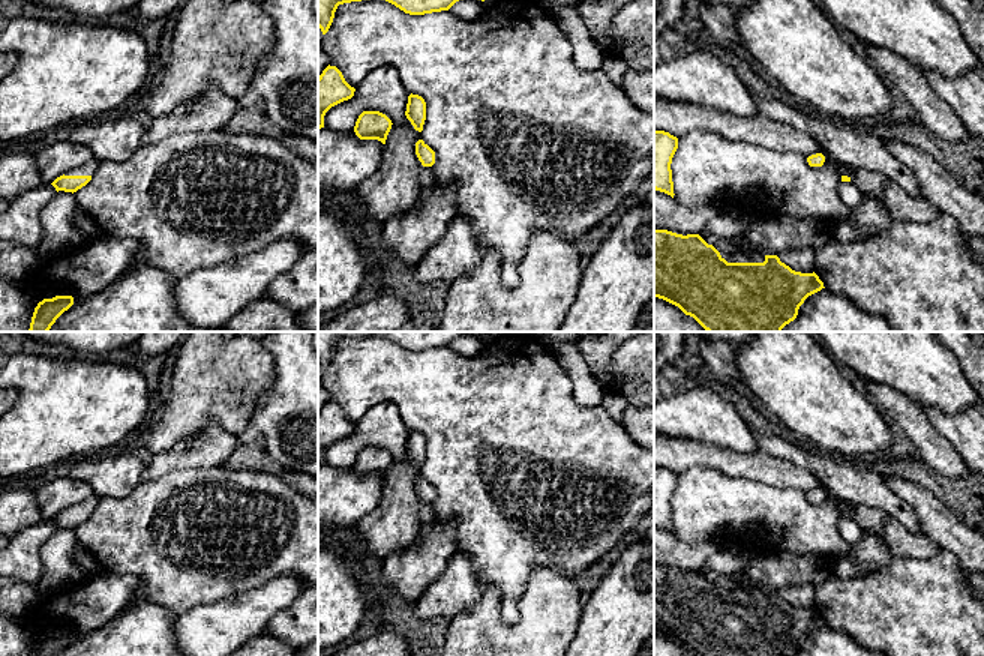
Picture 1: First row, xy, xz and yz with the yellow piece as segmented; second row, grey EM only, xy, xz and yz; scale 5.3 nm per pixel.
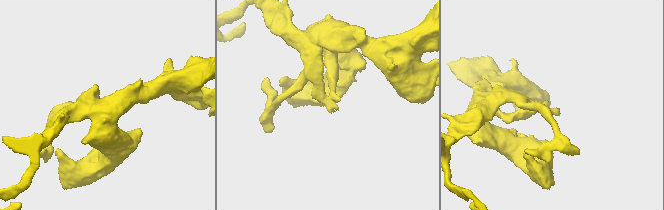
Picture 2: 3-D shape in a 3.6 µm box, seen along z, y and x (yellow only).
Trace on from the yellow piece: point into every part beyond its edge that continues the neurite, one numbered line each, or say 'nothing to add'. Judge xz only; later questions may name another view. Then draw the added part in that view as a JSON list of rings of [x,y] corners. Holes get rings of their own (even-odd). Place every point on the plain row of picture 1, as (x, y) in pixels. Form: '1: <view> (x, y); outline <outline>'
1: xz (426, 517); outline [[[423,503],[422,509],[420,509],[420,516],[418,516],[418,524],[420,524],[420,534],[426,533],[430,527],[430,524],[434,522],[435,518],[435,512],[430,506],[430,503]]]

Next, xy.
1: xy (89, 505); outline [[[92,495],[86,498],[84,501],[81,501],[80,504],[74,504],[64,509],[64,512],[93,512],[98,504],[98,500],[99,498],[96,495]]]

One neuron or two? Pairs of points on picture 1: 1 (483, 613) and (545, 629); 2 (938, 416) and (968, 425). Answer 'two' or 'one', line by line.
1: one
2: one

